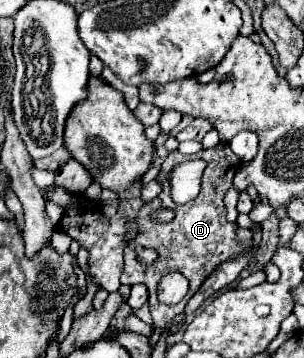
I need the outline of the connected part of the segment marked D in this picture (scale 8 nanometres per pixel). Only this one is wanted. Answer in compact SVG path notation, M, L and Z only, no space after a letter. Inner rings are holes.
M219 143L217 147L213 149L203 149L195 155L181 155L179 151L173 151L167 155L167 159L163 161L163 167L161 167L161 173L159 173L159 181L149 181L147 185L143 185L143 201L151 201L155 199L159 193L159 205L165 207L165 209L173 209L175 211L175 217L173 221L165 223L163 229L153 229L153 219L149 217L149 213L153 211L153 205L145 205L141 211L139 211L139 233L133 235L131 239L131 247L127 247L125 251L125 269L123 269L123 275L121 275L121 283L143 283L147 289L149 289L149 305L151 305L151 315L153 315L153 329L157 327L165 327L173 321L175 315L183 313L187 301L191 299L191 295L203 285L203 281L227 259L231 259L233 255L239 255L243 253L247 247L243 247L237 239L237 225L235 223L229 223L227 221L227 209L225 209L225 203L223 203L223 197L225 197L225 191L231 187L233 183L233 177L239 169L241 161L239 157L229 149L227 143ZM193 159L203 159L207 163L205 171L203 171L203 177L201 177L201 193L197 195L197 199L185 203L185 205L177 205L173 203L171 199L171 187L169 187L169 177L175 163L181 163L181 161L193 161ZM141 245L145 249L155 249L159 259L155 261L155 265L151 267L145 267L139 263L137 259L137 253L135 253L135 247ZM167 273L181 273L183 277L189 279L189 293L183 297L181 303L173 305L173 307L167 307L165 303L161 303L157 299L157 285L161 281L161 277L165 277Z

